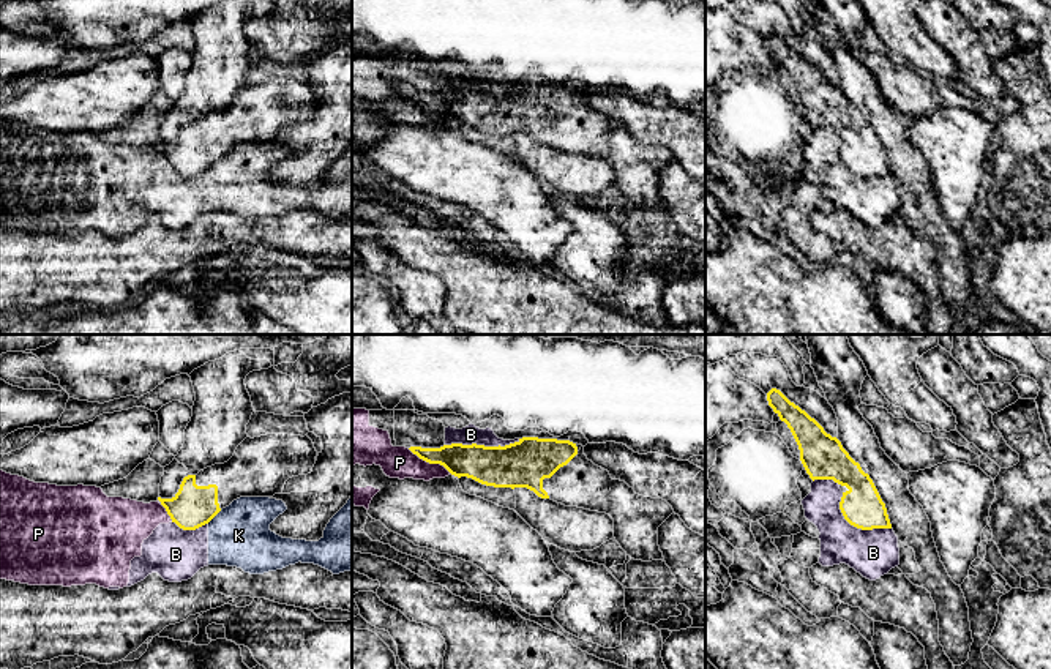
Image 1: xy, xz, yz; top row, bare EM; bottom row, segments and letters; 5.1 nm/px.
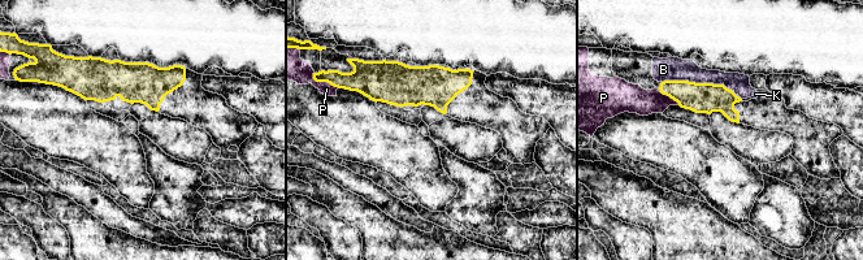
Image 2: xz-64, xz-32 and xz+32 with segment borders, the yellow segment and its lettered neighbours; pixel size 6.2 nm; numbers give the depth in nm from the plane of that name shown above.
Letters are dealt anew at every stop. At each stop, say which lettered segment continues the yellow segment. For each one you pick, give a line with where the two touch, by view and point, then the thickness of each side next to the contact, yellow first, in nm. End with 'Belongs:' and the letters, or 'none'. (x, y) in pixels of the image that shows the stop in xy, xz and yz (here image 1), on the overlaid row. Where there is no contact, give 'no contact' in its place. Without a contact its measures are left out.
Belongs: none

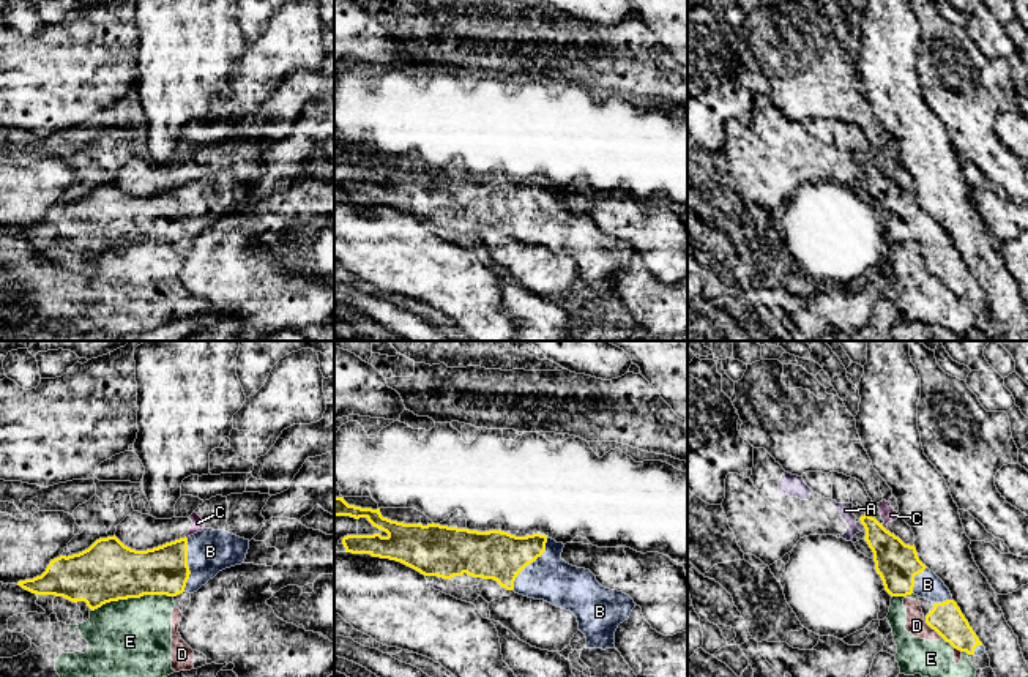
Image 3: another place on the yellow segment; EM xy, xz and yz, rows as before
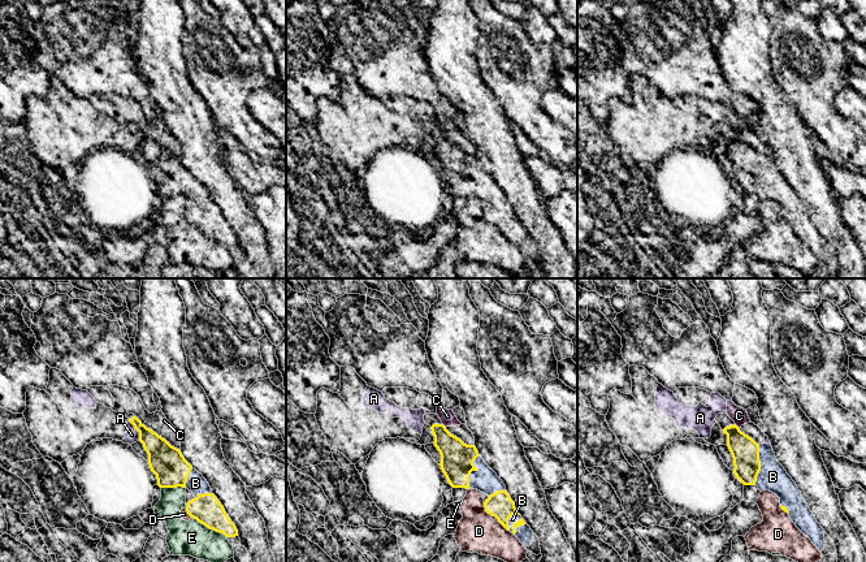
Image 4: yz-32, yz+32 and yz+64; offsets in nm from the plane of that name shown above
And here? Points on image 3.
B: contact xz (530, 562); calibres 260 and 240 nm
Belongs: B

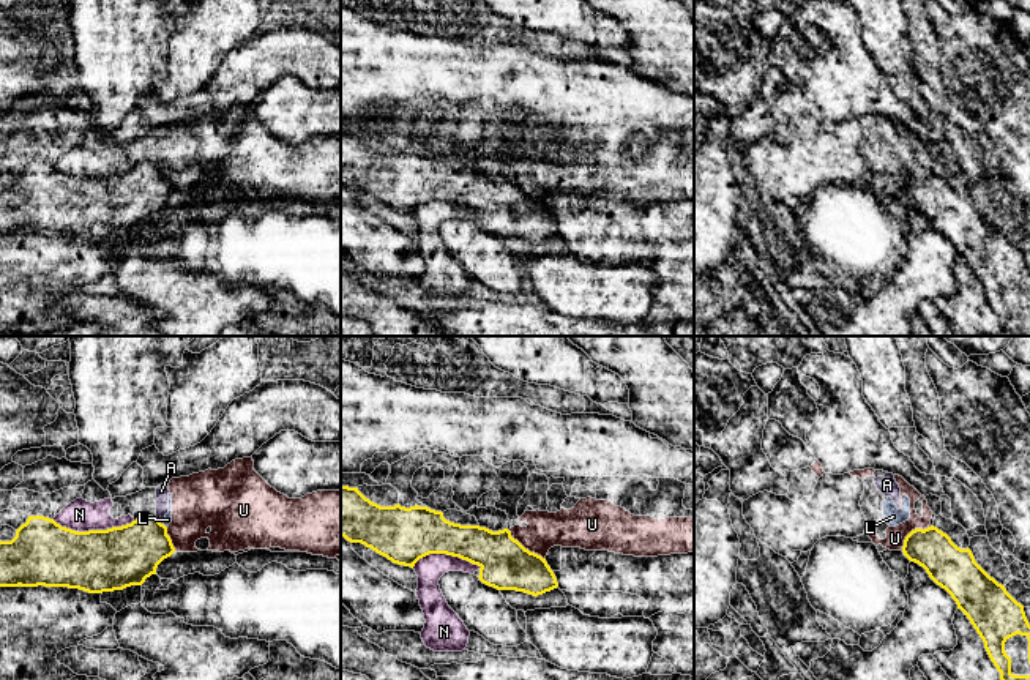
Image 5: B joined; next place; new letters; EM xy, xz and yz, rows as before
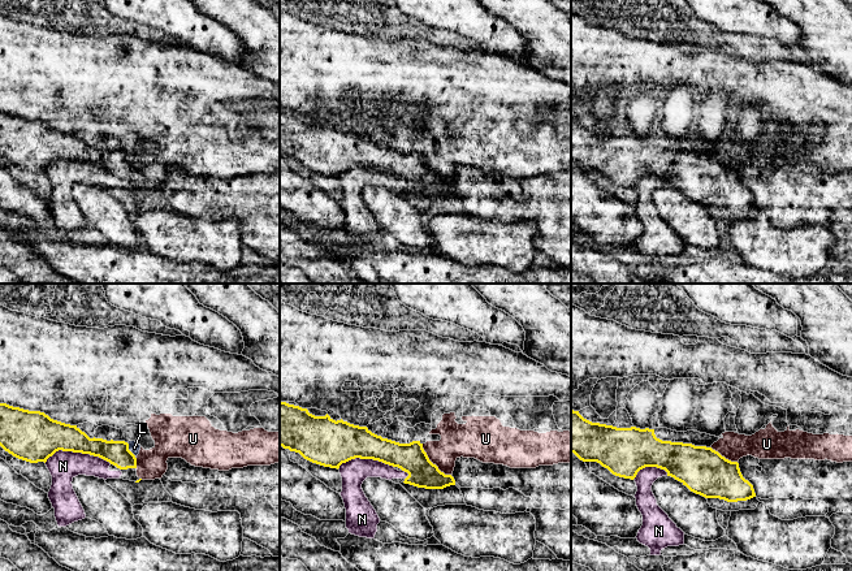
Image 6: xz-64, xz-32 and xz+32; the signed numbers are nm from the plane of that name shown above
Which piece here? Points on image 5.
Belongs: none

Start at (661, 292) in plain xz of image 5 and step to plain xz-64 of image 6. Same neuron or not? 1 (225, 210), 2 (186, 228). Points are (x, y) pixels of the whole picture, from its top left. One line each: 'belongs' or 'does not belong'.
1: belongs
2: does not belong

